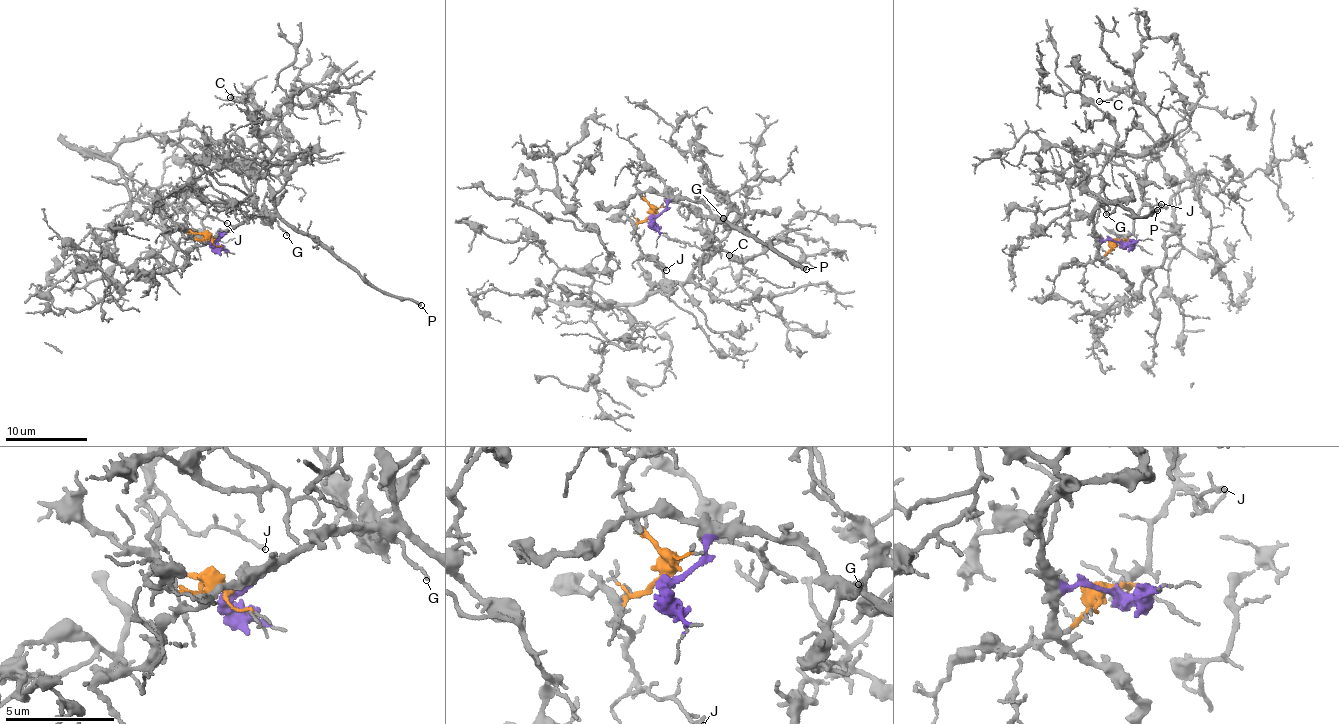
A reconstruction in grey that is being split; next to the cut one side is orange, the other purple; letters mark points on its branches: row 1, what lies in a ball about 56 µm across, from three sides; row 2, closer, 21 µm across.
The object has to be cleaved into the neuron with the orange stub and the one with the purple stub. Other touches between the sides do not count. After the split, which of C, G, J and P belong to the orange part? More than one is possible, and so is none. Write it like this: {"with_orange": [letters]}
{"with_orange": ["C", "J"]}

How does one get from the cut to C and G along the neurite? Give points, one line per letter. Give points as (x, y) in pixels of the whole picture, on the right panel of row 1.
C: (1121, 239), (1133, 230), (1148, 146), (1163, 138), (1162, 124), (1137, 90), (1099, 100)
G: (1121, 241), (1103, 239), (1093, 229), (1091, 220), (1096, 208), (1105, 203), (1108, 206), (1105, 214)

